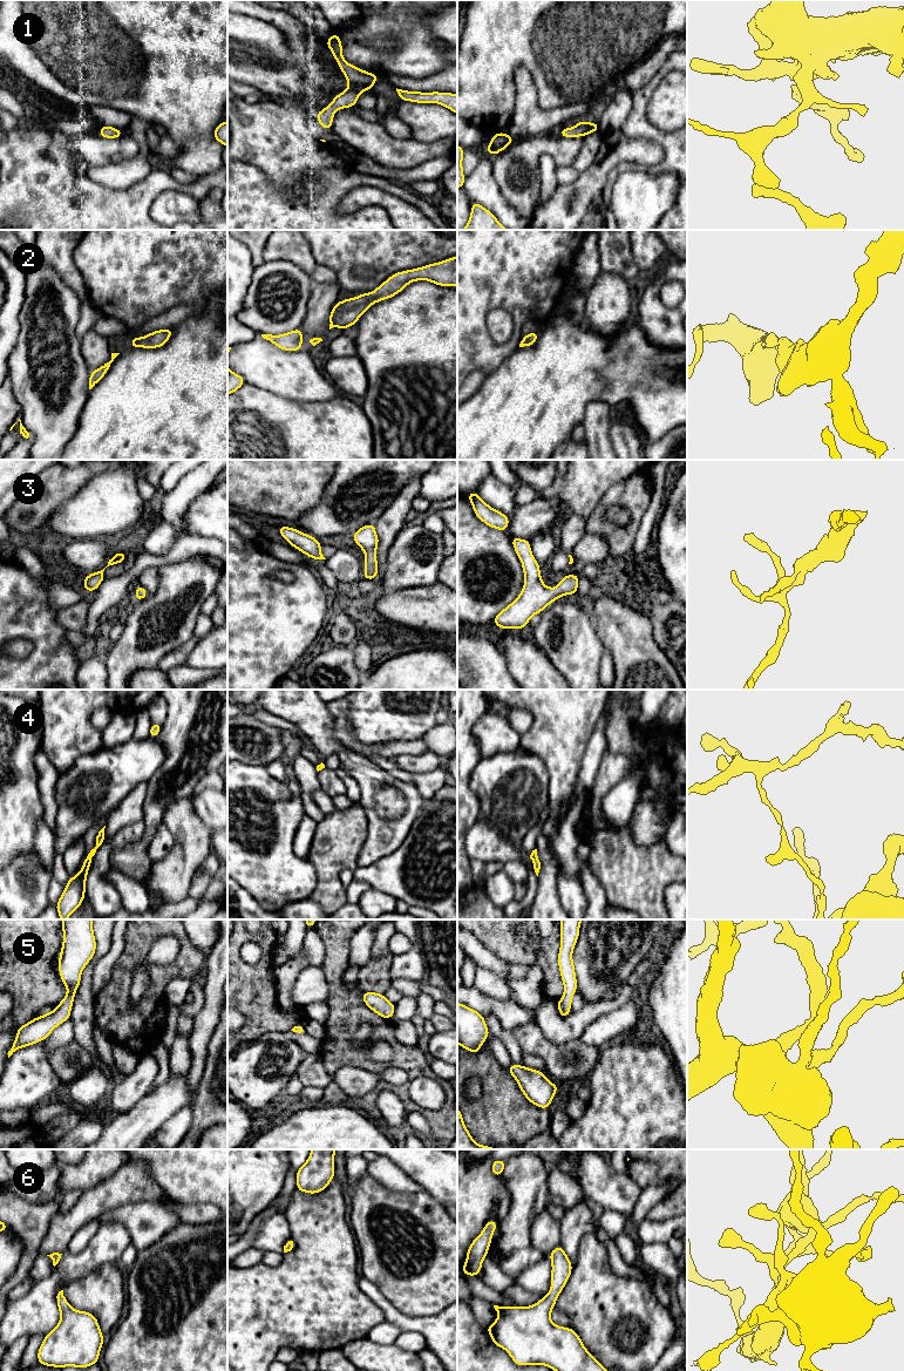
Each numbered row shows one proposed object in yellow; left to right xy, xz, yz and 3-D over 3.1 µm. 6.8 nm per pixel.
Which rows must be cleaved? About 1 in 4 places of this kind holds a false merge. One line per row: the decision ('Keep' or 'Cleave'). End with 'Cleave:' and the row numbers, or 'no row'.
1: Keep
2: Keep
3: Keep
4: Keep
5: Keep
6: Keep
Cleave: no row

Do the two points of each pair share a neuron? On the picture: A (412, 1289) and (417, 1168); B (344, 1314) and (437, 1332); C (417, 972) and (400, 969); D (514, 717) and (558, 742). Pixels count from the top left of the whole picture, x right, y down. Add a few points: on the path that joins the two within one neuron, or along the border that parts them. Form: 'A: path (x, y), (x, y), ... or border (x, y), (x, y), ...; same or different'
A: border (423, 1189), (444, 1207); different
B: border (368, 1297), (382, 1310), (386, 1319); different
C: path (413, 969), (405, 969); same
D: border (509, 708), (531, 713), (532, 723), (525, 732); different

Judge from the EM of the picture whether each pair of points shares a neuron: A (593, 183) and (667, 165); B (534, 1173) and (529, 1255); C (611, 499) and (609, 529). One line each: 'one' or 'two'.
A: two
B: one
C: one

